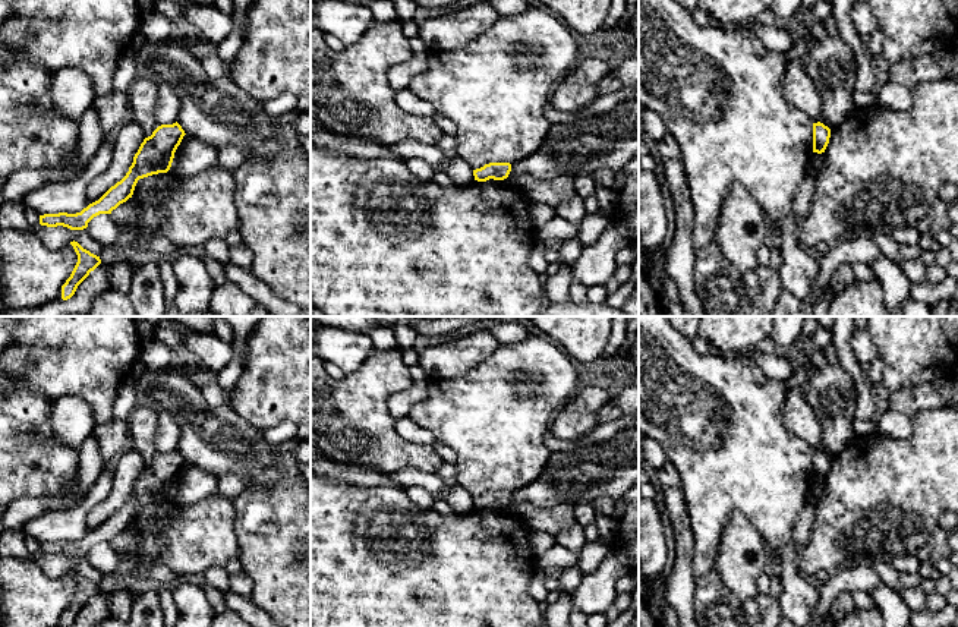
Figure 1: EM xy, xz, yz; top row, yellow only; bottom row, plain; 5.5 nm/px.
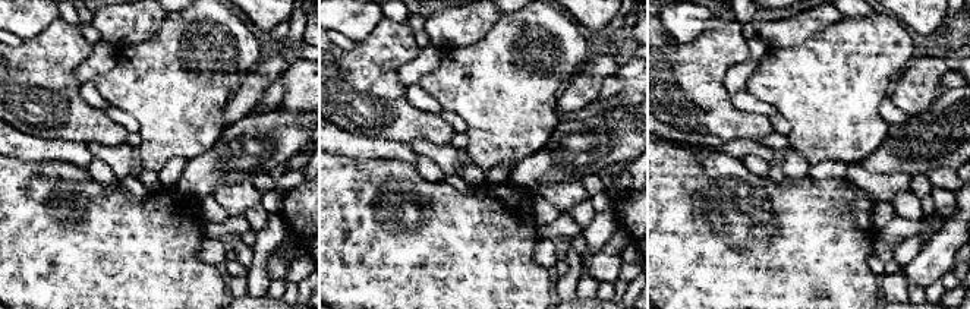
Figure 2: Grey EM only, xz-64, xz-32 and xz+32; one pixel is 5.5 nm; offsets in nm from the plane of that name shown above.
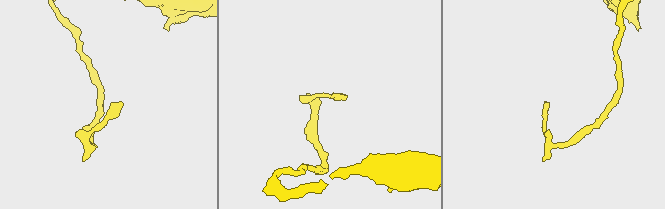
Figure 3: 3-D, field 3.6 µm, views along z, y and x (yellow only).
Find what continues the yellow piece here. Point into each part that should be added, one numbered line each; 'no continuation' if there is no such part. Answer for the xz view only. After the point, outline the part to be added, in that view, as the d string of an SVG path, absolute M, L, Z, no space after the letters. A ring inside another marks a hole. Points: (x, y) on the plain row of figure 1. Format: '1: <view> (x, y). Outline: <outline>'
no continuation

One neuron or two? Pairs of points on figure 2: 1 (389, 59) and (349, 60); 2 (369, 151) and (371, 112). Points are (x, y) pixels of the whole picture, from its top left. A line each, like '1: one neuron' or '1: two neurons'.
1: one neuron
2: two neurons

